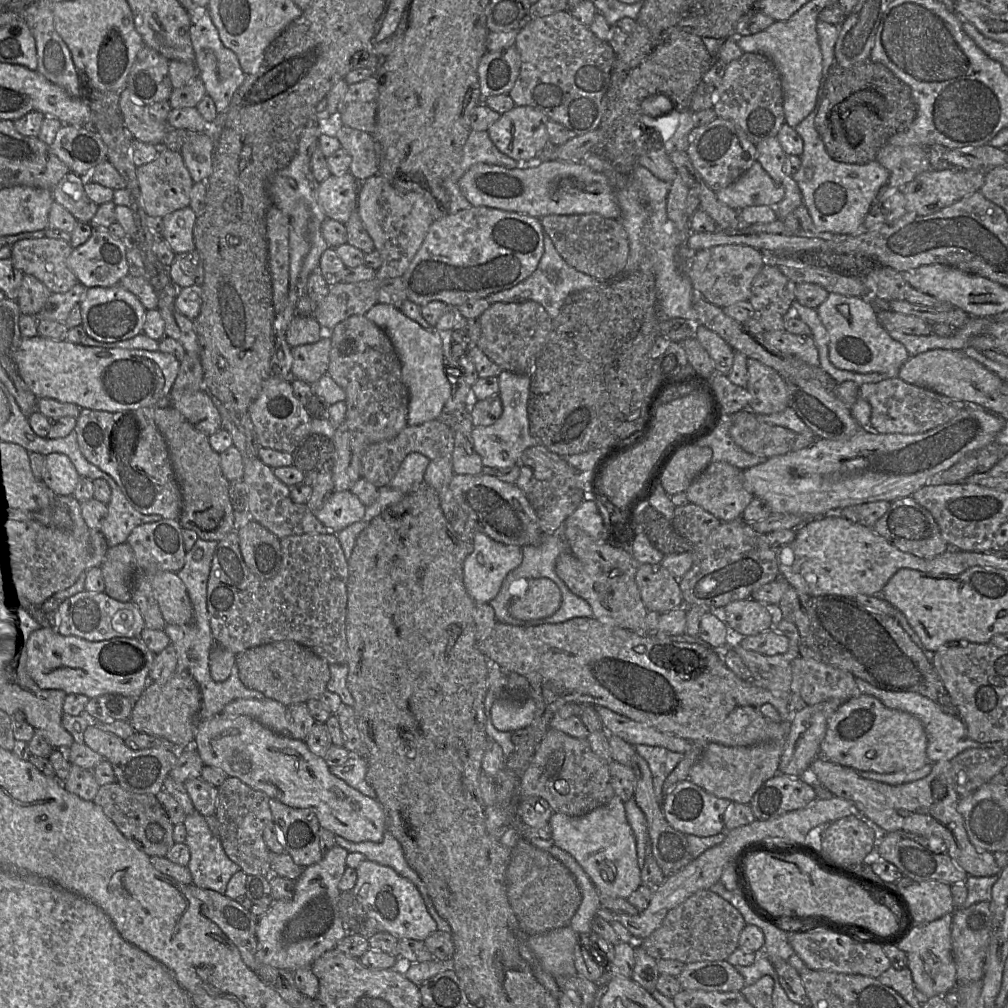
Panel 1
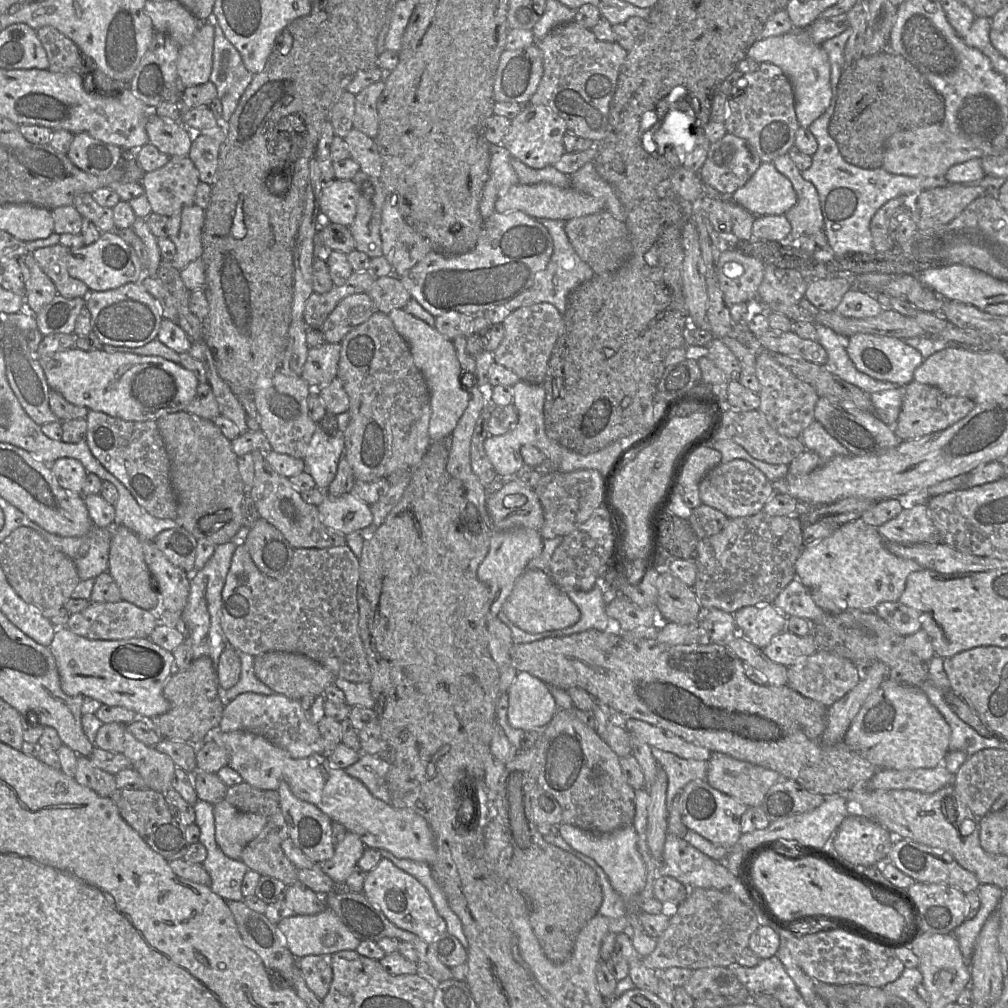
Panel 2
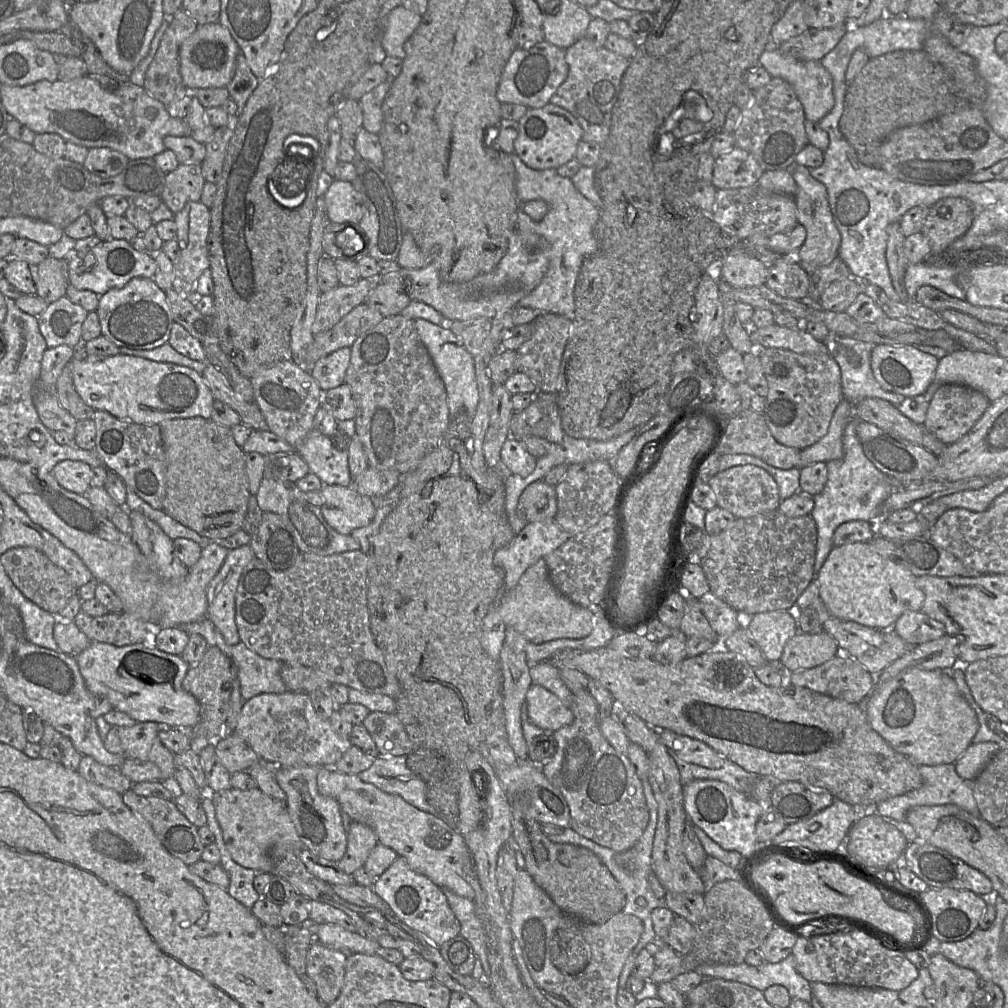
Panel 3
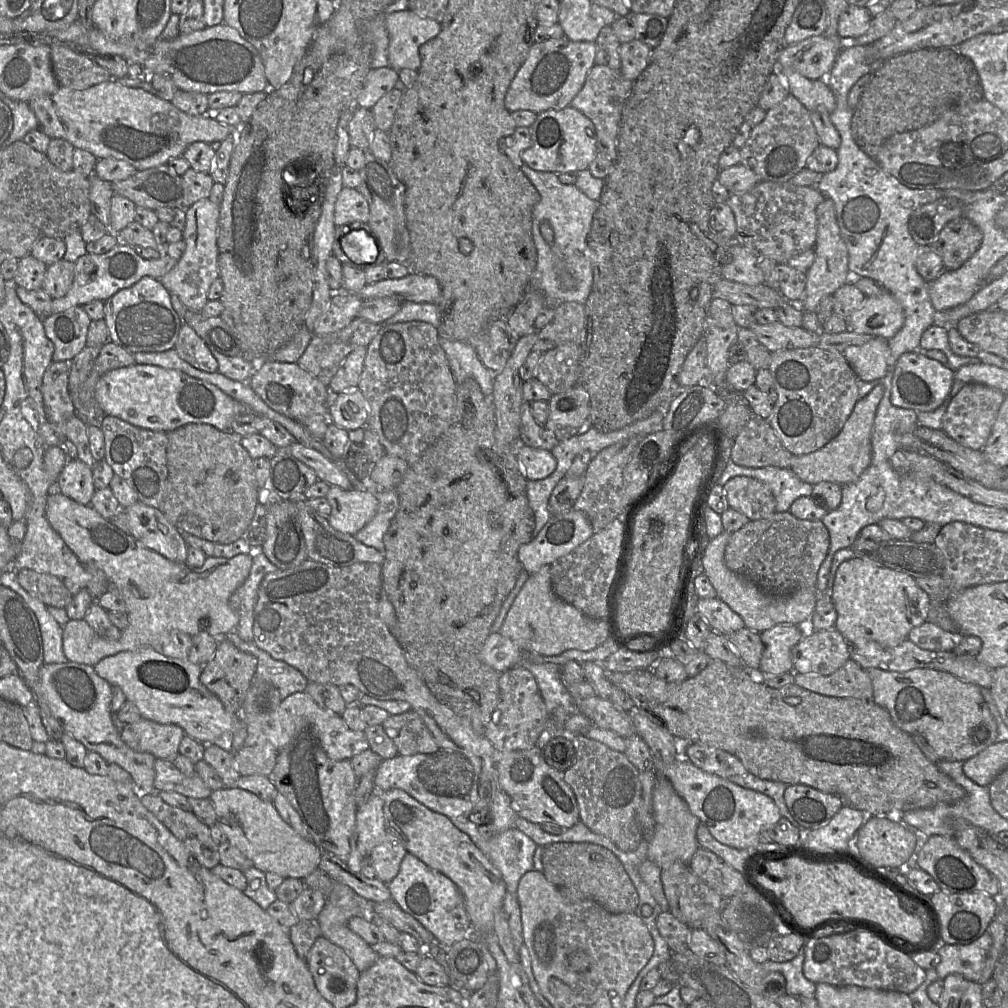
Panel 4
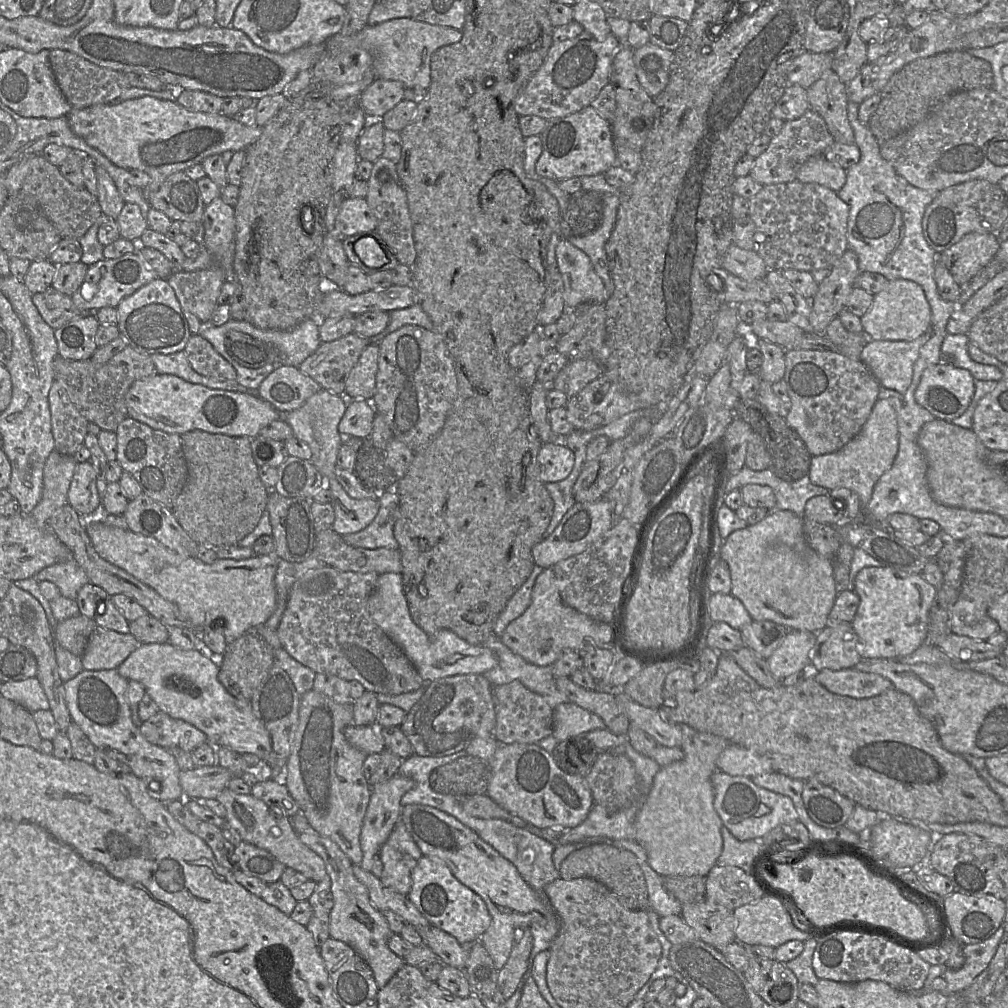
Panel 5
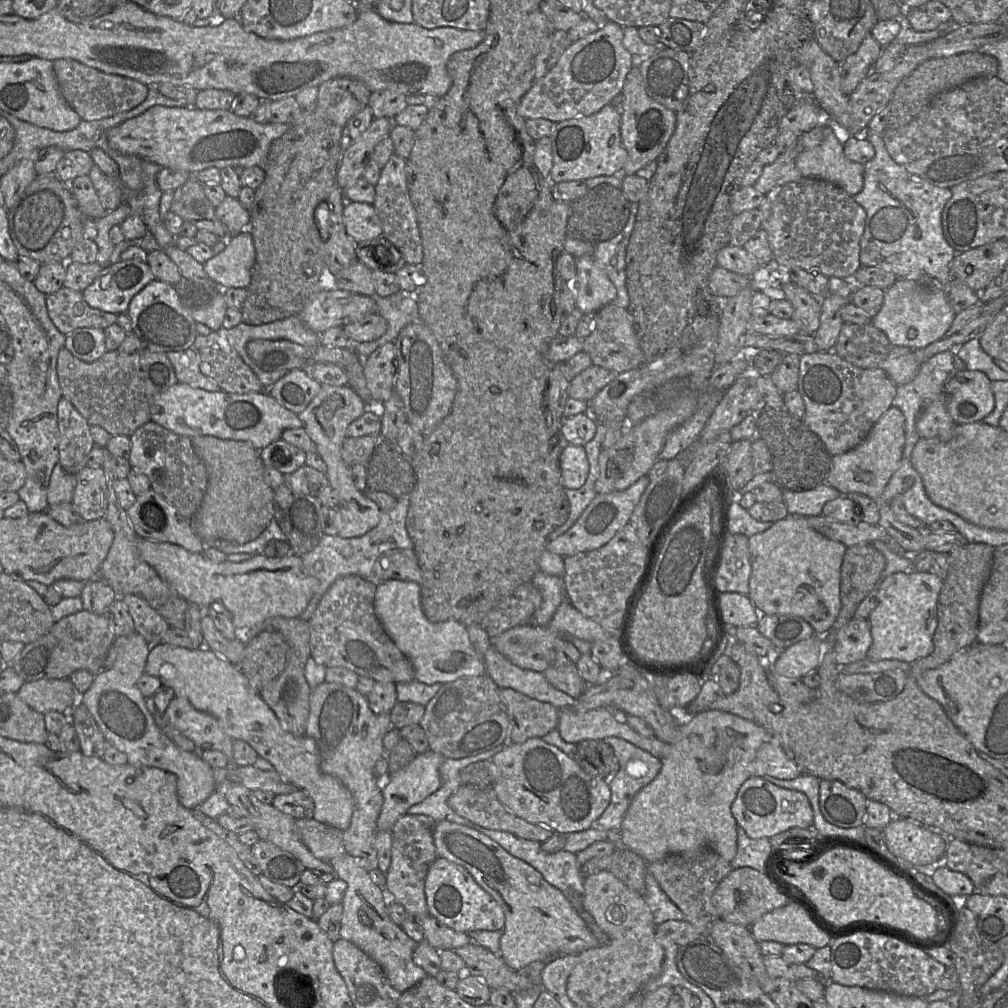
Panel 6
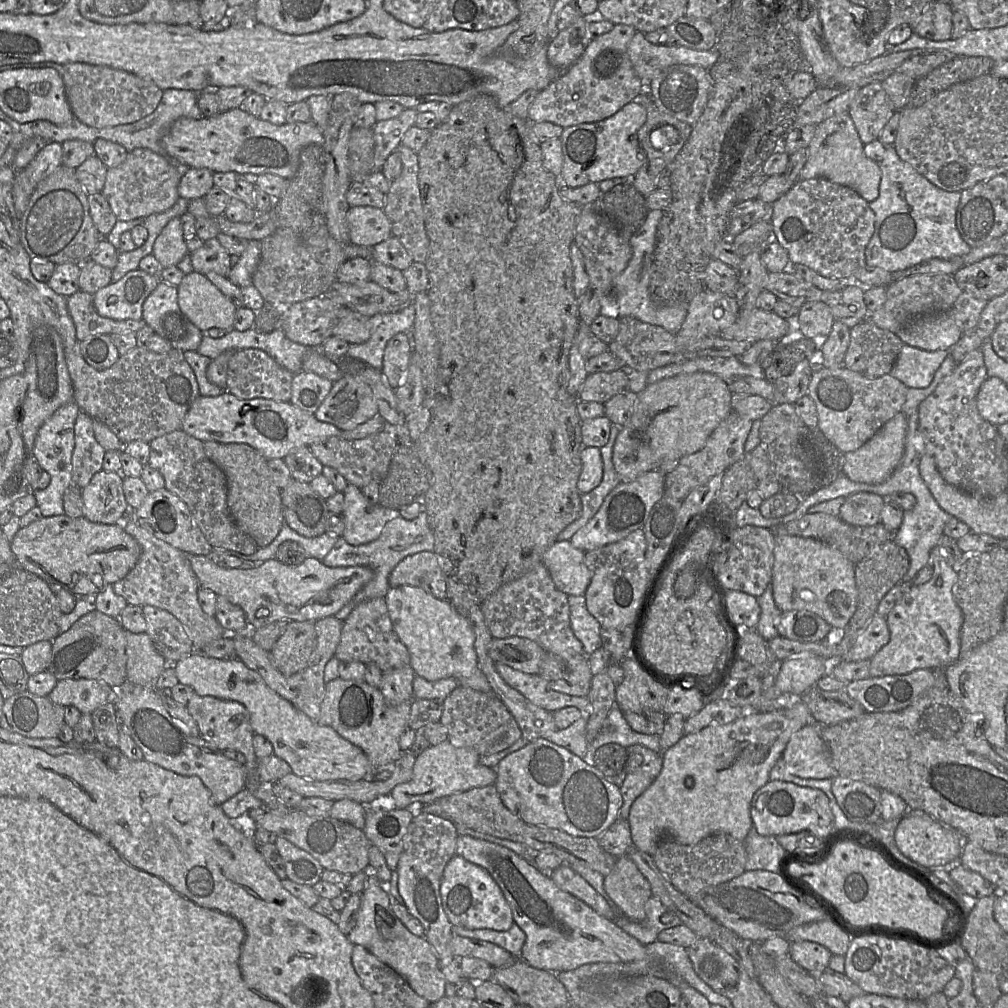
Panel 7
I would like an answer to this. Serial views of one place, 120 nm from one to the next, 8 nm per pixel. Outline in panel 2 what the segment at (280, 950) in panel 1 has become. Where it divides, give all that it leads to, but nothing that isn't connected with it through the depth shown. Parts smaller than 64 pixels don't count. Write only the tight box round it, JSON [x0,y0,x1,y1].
[276,832,367,959]

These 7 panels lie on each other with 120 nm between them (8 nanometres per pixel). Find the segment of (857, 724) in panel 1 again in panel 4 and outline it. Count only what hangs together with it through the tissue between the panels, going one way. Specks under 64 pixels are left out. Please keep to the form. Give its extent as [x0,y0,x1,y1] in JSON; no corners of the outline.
[867,669,997,762]

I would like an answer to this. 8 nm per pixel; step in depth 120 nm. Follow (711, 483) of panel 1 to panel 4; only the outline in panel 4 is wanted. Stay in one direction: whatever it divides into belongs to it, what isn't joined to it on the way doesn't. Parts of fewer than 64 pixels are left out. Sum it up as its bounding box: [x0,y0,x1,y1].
[723,476,776,520]

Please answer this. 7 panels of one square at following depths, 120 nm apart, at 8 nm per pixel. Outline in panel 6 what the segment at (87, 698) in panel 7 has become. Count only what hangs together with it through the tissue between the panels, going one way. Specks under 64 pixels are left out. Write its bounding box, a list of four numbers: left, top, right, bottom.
[16,679,80,714]

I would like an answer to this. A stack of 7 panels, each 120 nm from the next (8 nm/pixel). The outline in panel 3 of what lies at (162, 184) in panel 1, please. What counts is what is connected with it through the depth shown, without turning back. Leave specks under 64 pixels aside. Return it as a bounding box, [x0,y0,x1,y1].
[160,164,205,214]

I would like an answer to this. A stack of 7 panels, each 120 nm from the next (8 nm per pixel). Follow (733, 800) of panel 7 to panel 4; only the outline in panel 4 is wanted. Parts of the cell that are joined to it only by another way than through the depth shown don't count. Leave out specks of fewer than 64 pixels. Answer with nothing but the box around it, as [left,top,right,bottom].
[647,775,700,869]

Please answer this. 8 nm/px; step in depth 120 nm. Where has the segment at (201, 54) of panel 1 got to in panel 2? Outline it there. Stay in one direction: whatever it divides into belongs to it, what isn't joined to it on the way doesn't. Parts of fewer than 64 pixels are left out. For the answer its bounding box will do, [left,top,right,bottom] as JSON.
[209,22,253,121]

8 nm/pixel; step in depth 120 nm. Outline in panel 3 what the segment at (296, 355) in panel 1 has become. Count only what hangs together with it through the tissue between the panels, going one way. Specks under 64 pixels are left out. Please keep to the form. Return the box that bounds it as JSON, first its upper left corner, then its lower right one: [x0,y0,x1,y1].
[305,347,351,392]

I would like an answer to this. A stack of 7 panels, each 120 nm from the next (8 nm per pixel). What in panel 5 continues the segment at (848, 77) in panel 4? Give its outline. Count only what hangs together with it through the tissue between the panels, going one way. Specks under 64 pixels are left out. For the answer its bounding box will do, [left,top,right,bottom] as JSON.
[837,101,957,390]

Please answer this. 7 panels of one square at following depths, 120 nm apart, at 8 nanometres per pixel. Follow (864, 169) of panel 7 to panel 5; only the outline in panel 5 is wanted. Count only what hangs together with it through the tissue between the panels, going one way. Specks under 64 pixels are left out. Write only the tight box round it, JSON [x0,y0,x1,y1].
[796,155,846,192]

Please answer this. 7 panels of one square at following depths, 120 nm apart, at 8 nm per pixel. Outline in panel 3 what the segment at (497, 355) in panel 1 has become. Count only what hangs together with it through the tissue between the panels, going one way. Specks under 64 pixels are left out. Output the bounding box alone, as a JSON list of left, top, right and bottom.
[517,313,573,393]

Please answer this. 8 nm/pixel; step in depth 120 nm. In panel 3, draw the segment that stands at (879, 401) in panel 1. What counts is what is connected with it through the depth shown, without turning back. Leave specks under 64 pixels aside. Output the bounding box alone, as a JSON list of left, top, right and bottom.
[923,384,991,445]

